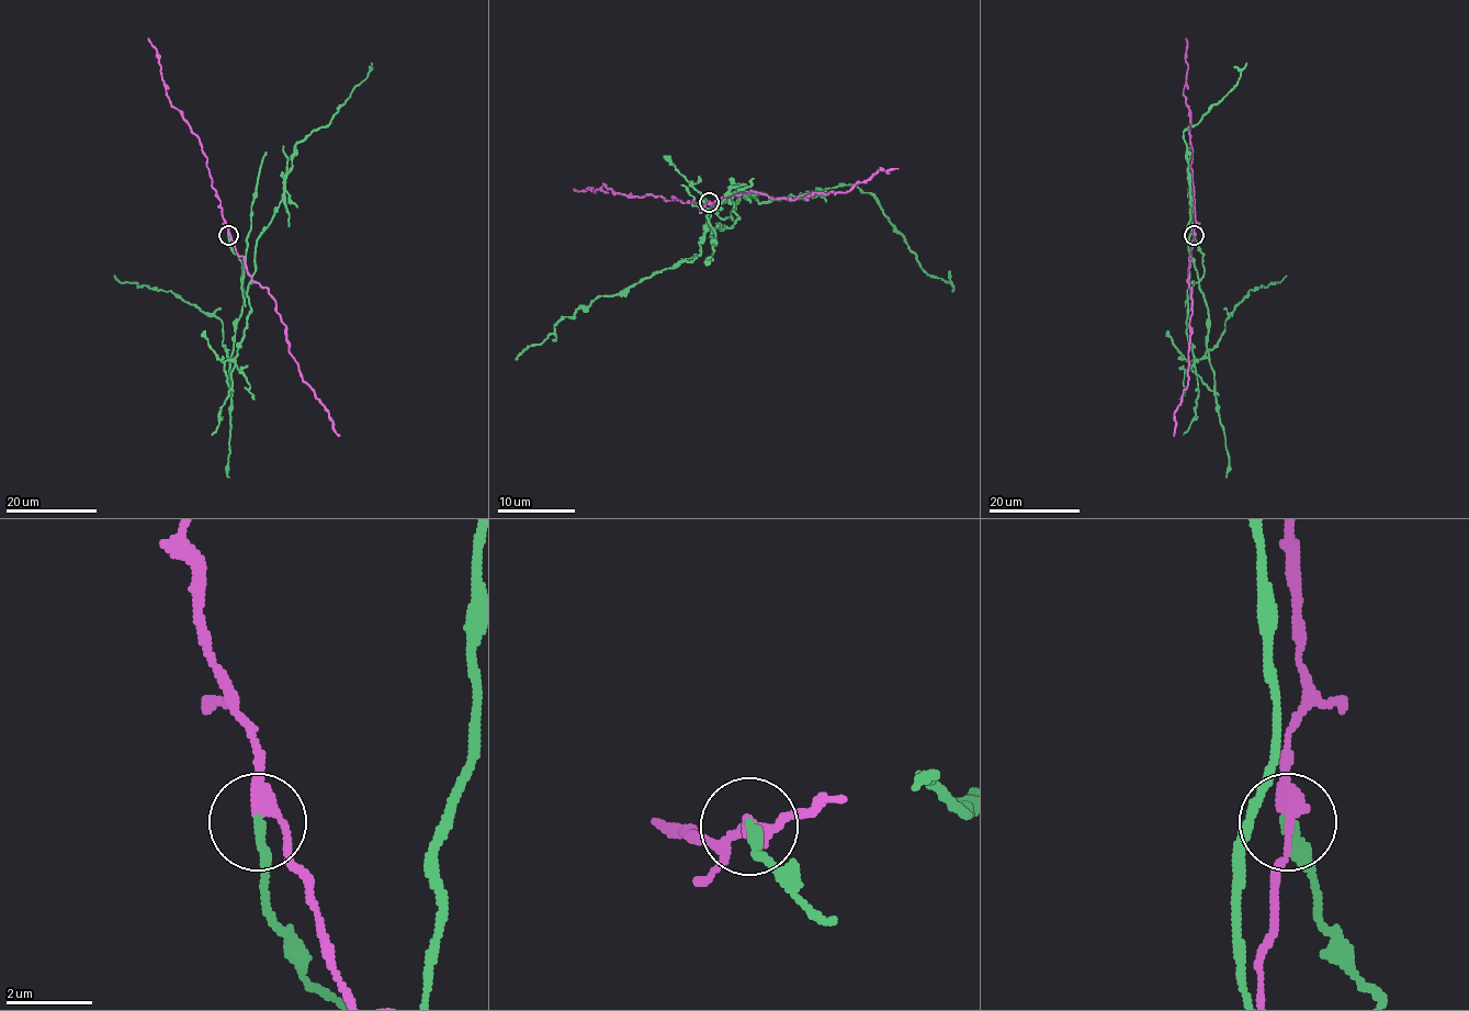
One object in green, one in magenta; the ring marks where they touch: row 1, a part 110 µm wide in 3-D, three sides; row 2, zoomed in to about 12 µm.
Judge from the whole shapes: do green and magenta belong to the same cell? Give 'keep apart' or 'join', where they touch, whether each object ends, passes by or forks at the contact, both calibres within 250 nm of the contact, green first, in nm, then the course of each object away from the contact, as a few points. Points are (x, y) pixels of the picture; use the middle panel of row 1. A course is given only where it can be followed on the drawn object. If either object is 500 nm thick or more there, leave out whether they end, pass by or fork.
keep apart | (709, 202) | green ends | magenta passes by | 280/320 nm | green via (710, 202), (738, 217), (733, 227), (710, 215), (736, 190), (759, 202), (852, 184), (951, 291) | magenta via (710, 202), (743, 192), (791, 200), (806, 198), (814, 192), (834, 194), (865, 182), (880, 169), (897, 169)

